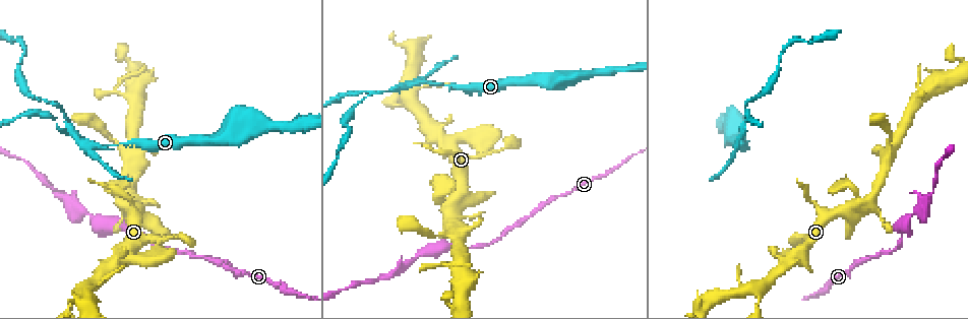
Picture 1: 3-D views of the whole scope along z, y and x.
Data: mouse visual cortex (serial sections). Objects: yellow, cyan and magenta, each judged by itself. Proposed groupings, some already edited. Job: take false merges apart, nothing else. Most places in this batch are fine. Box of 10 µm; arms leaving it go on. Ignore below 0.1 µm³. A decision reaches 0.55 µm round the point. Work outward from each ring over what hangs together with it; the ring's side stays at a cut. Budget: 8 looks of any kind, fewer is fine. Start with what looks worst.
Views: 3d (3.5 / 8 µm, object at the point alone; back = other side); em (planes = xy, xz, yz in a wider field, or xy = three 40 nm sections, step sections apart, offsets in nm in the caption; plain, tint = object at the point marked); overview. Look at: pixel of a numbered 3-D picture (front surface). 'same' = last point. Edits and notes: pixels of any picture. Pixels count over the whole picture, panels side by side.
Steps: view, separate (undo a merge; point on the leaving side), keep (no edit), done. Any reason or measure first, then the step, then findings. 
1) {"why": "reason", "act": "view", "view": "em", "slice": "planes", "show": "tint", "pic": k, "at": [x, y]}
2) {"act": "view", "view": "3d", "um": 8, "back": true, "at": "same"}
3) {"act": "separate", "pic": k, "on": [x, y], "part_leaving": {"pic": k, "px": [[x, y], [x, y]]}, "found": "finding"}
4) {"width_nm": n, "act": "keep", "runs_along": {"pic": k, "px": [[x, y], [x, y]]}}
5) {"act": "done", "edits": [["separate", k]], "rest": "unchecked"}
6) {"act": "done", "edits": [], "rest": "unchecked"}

{"act": "view", "view": "3d", "um": 3.5, "pic": 1, "at": [70, 130]}

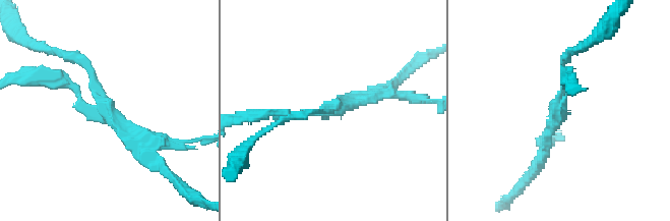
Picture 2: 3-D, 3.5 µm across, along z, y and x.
{"why": "now the EM", "act": "view", "view": "em", "slice": "xy", "step": 5, "show": "tint", "pic": 2, "at": [558, 113]}

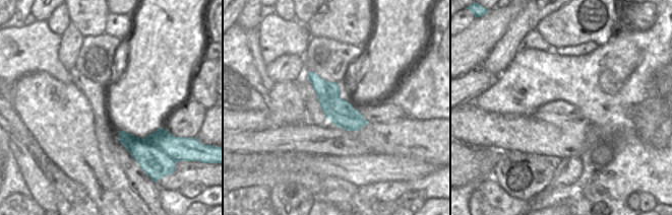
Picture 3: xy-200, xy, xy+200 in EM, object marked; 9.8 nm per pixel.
{"why": "another direction", "act": "view", "view": "em", "slice": "xy", "step": 3, "show": "tint", "at": "same"}

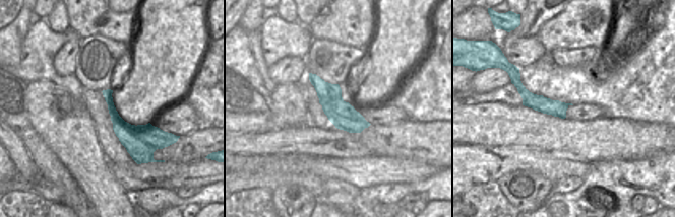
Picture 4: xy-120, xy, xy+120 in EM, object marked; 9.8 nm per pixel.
{"act": "separate", "pic": 2, "on": [94, 80], "part_leaving": {"pic": 2, "px": [[140, 134], [100, 106], [81, 59]]}, "found": "a second cell is stuck on"}

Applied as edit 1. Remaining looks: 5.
{"act": "view", "view": "overview"}

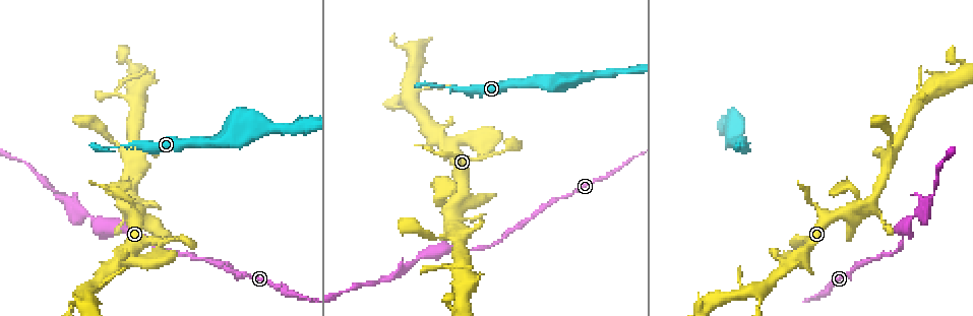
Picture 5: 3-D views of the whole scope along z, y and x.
{"why": "calibre changes", "act": "view", "view": "3d", "um": 3.5, "pic": 5, "at": [392, 276]}

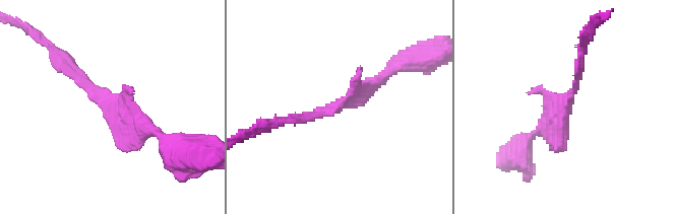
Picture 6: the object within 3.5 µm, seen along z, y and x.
{"act": "keep", "runs_along": {"pic": 6, "px": [[161, 134], [123, 125], [61, 62]]}, "found": "one cell here"}

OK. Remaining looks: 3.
{"why": "sudden change in width", "act": "view", "view": "3d", "um": 8, "back": true, "pic": 5, "at": [582, 76]}

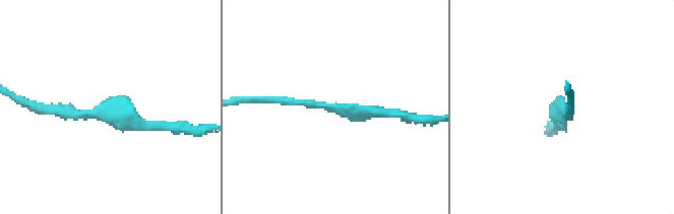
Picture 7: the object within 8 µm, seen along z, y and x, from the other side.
{"why": "closer look", "act": "view", "view": "3d", "um": 3.5, "at": "same"}

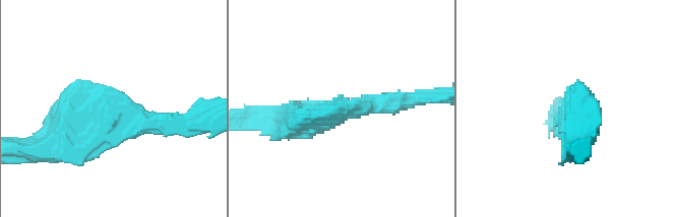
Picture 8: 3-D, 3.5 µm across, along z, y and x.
{"act": "keep", "found": "continuous, no second cell"}

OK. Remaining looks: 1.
{"act": "done", "edits": [["separate", 2]], "rest": "unchecked"}

